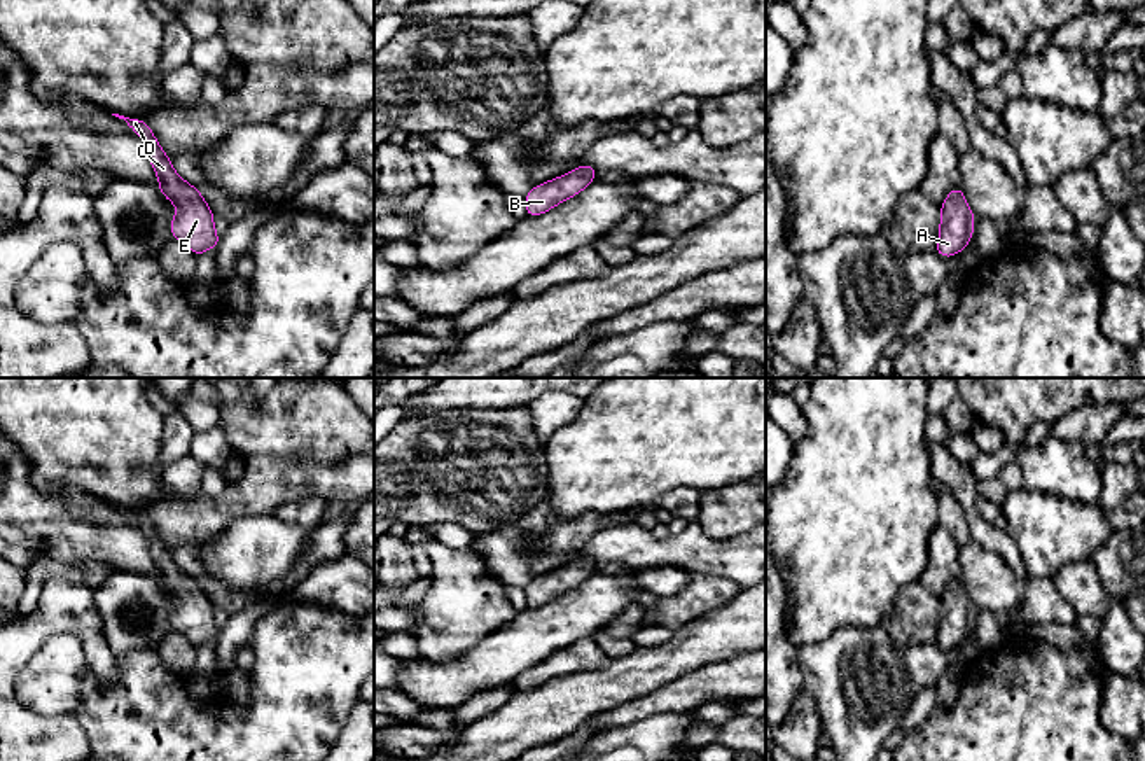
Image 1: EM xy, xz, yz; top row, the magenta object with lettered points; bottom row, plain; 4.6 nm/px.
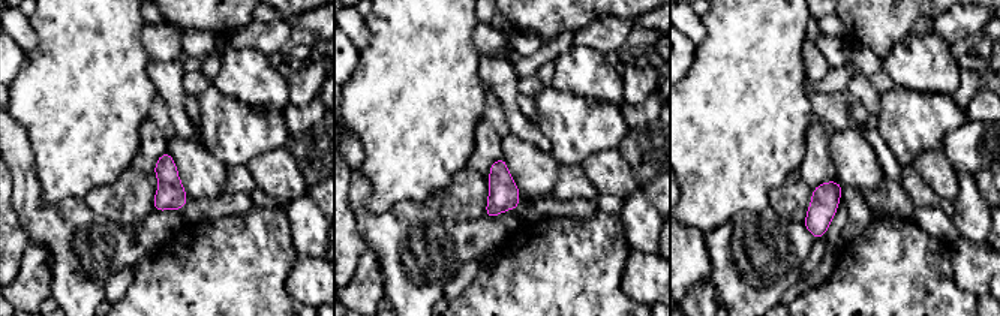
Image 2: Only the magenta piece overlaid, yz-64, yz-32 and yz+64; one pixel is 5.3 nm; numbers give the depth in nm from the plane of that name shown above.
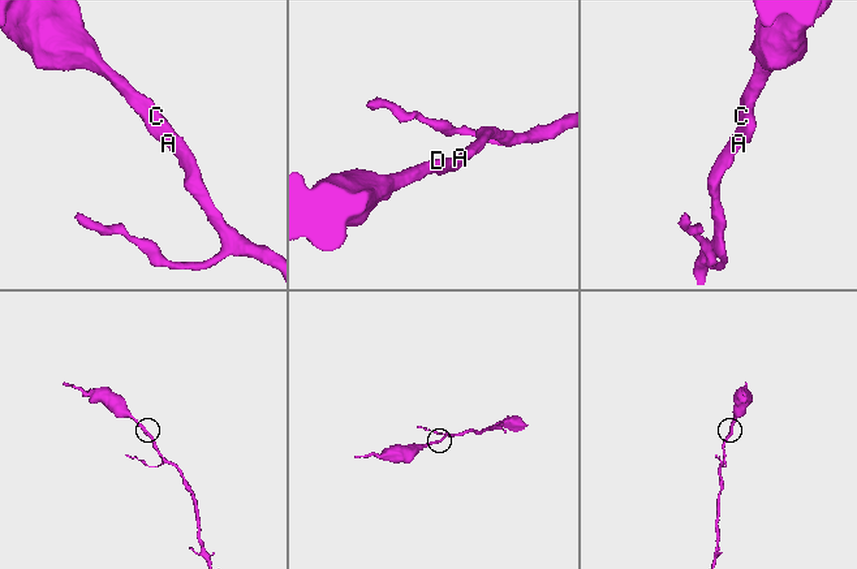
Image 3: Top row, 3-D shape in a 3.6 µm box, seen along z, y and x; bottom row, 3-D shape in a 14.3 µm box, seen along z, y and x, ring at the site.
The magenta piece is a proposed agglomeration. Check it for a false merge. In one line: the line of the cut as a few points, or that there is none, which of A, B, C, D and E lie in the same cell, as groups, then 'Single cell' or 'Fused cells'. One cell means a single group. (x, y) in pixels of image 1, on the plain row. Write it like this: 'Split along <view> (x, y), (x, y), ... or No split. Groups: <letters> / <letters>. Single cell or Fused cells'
No split. Groups: A B C D E. Single cell

